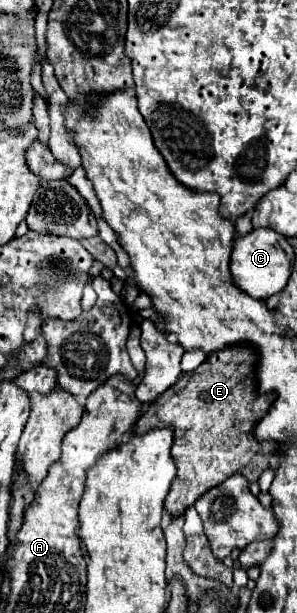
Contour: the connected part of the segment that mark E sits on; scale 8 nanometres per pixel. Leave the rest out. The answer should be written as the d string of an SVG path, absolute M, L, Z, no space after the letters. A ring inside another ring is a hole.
M246 345L228 347L224 351L212 353L198 369L182 375L168 391L164 391L164 395L160 395L154 403L150 403L148 411L136 421L132 431L134 435L142 435L146 433L146 429L156 429L156 427L168 427L174 433L172 457L176 461L178 473L176 473L176 479L172 481L168 499L164 503L164 511L170 517L184 515L186 509L192 507L206 491L224 483L234 473L242 473L250 483L258 481L260 473L268 467L264 459L270 461L270 457L278 453L276 443L258 443L252 437L256 423L266 415L266 409L258 409L254 363L256 363L256 355Z

